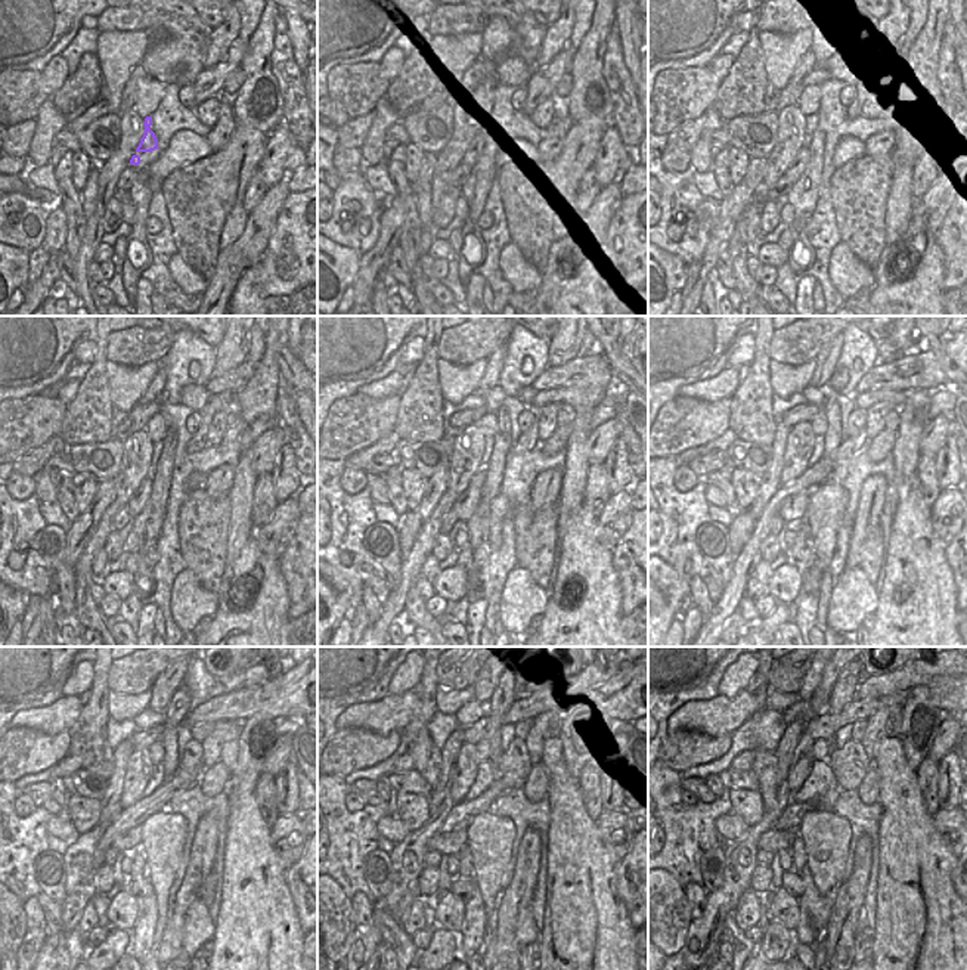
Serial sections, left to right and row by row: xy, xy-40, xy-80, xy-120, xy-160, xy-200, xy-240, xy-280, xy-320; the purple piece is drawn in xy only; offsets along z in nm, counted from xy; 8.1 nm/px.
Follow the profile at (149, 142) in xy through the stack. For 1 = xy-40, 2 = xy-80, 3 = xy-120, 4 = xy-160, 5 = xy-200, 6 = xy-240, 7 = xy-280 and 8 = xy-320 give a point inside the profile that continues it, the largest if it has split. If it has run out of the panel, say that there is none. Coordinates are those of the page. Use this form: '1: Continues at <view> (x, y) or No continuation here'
1: Continues at xy-40 (470, 158)
2: Continues at xy-80 (795, 172)
3: Continues at xy-120 (135, 505)
4: Continues at xy-160 (464, 507)
5: Continues at xy-200 (793, 510)
6: Continues at xy-240 (126, 842)
7: Continues at xy-280 (448, 843)
8: Continues at xy-320 (772, 840).

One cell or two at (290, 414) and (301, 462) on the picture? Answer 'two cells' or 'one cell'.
one cell

